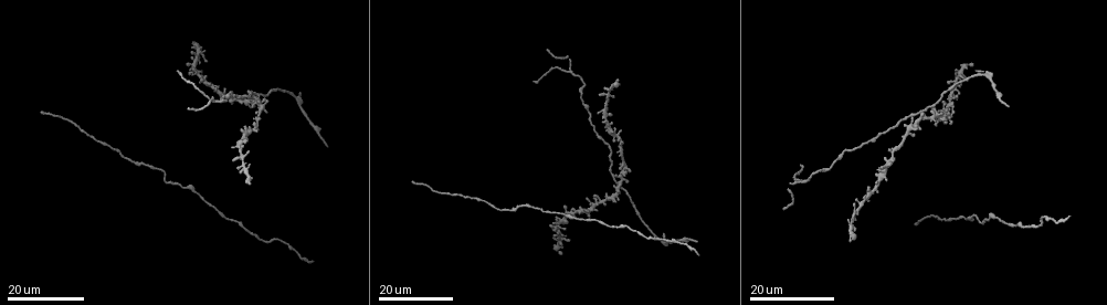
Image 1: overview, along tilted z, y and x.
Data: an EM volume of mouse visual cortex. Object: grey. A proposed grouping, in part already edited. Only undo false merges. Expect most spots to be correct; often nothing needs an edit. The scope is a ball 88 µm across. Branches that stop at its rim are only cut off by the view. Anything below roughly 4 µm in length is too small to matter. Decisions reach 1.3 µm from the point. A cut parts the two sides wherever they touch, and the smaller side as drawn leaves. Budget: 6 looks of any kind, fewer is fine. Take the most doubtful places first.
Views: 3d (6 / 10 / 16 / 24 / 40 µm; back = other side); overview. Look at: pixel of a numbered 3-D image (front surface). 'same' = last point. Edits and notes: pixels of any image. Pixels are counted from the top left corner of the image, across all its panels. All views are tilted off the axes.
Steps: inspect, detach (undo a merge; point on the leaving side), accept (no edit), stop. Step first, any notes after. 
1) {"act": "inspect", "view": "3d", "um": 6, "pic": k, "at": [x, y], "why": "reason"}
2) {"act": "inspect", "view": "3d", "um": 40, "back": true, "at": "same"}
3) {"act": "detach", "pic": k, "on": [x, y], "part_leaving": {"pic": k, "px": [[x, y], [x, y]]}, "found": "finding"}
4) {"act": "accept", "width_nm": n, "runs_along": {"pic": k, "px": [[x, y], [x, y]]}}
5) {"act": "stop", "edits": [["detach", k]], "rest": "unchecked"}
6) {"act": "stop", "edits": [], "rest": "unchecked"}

{"act": "inspect", "view": "3d", "um": 24, "pic": 1, "at": [569, 216], "why": "arms run side by side"}

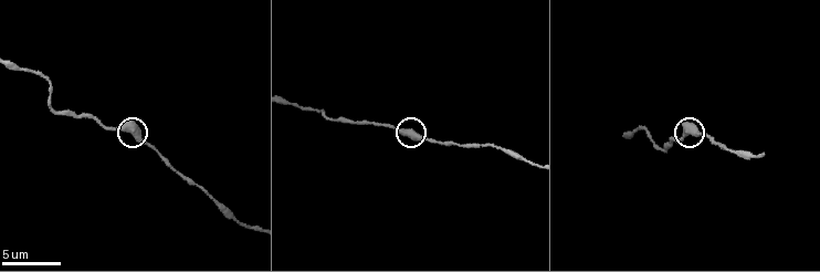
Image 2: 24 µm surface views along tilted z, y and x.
{"act": "inspect", "view": "3d", "um": 10, "pic": 2, "at": [127, 127], "why": "zoom in"}

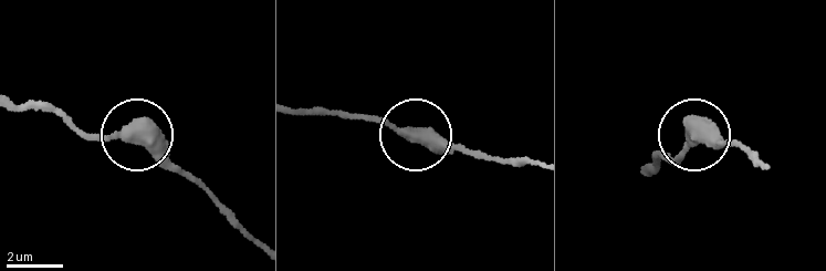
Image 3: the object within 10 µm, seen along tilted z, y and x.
{"act": "accept", "found": "one cell here"}

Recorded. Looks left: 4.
{"act": "inspect", "view": "3d", "um": 24, "pic": 1, "at": [621, 182], "why": "a fork"}

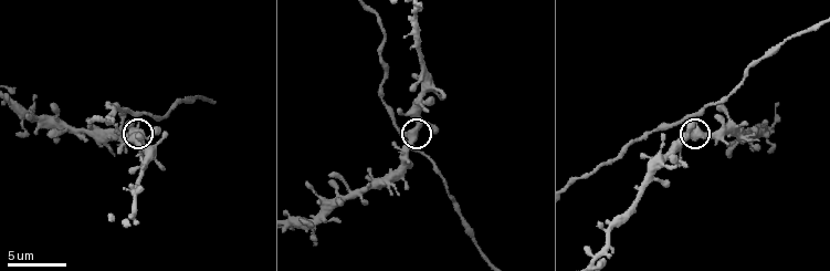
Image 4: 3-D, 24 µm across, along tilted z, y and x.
{"act": "inspect", "view": "3d", "um": 10, "pic": 4, "at": [698, 127]}

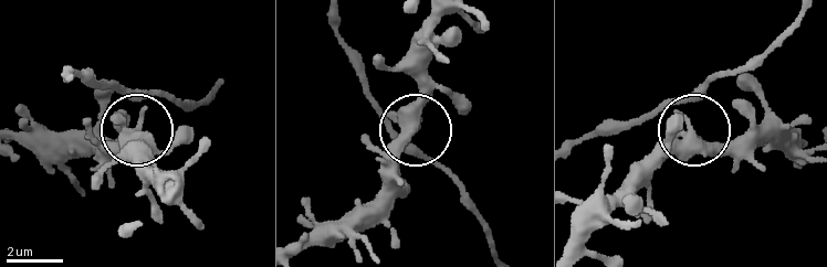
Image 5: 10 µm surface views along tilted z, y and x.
{"act": "accept", "runs_along": {"pic": 5, "px": [[17, 132], [54, 134], [98, 151], [136, 137], [149, 171]]}, "found": "one cell here"}

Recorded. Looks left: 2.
{"act": "inspect", "view": "3d", "um": 16, "pic": 4, "at": [91, 120], "why": "narrows sharply"}

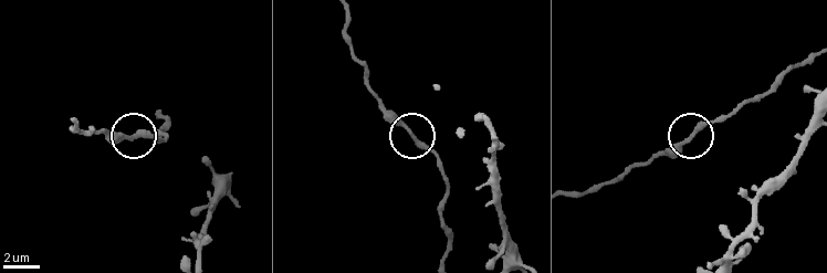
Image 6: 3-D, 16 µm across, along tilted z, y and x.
{"act": "inspect", "view": "3d", "um": 16, "back": true, "pic": 6, "at": [133, 137], "why": "other side"}

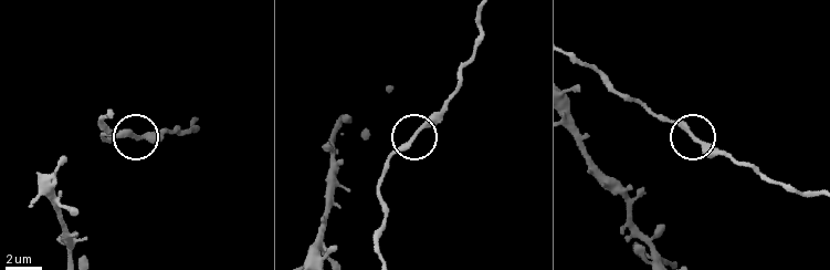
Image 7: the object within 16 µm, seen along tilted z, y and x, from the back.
{"act": "accept", "runs_along": {"pic": 7, "px": [[380, 256], [381, 174], [444, 108]]}, "found": "one cell here"}

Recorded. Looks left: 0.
{"act": "stop", "edits": [], "rest": "unchecked"}

